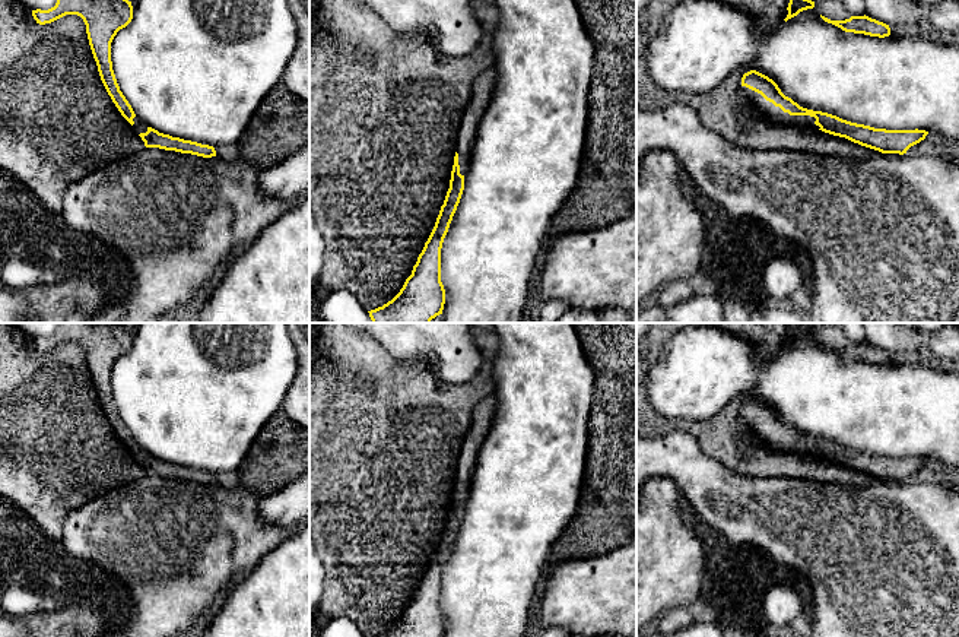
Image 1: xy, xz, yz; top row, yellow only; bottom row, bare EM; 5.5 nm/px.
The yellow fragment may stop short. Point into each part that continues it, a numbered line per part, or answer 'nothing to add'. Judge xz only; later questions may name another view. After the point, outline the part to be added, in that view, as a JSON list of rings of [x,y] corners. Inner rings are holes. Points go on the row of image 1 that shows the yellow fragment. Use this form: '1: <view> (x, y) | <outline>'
1: xz (483, 86) | [[[490,67],[473,82],[473,89],[467,108],[461,117],[457,134],[455,152],[458,153],[460,174],[464,175],[470,162],[473,143],[476,139],[479,123],[490,102],[495,89],[496,73]]]

